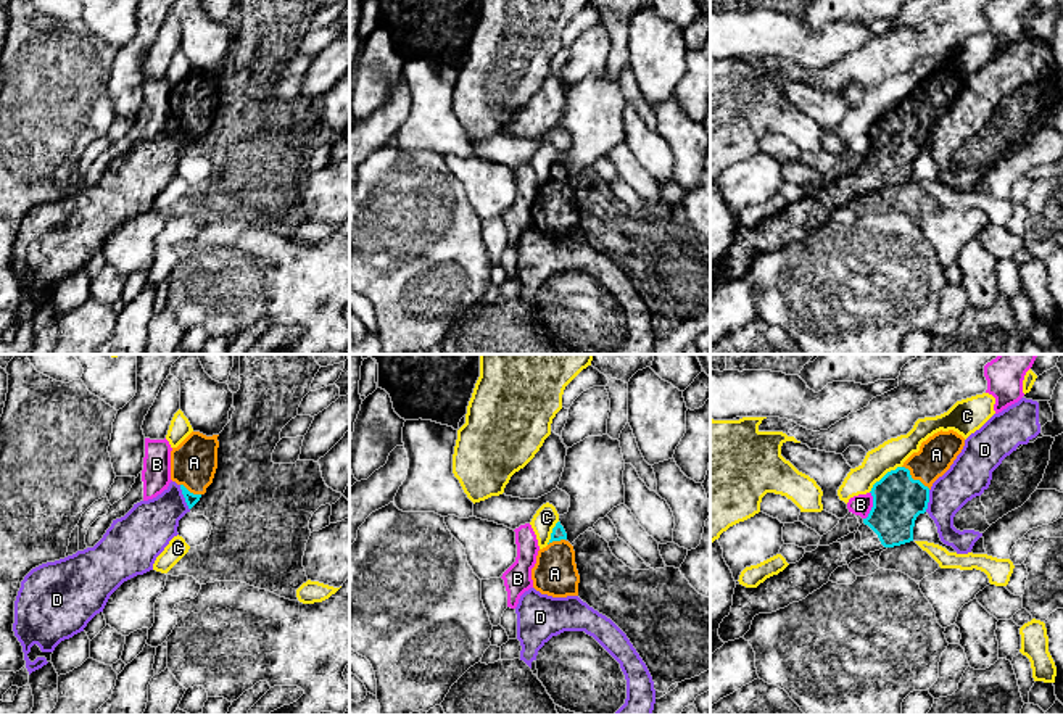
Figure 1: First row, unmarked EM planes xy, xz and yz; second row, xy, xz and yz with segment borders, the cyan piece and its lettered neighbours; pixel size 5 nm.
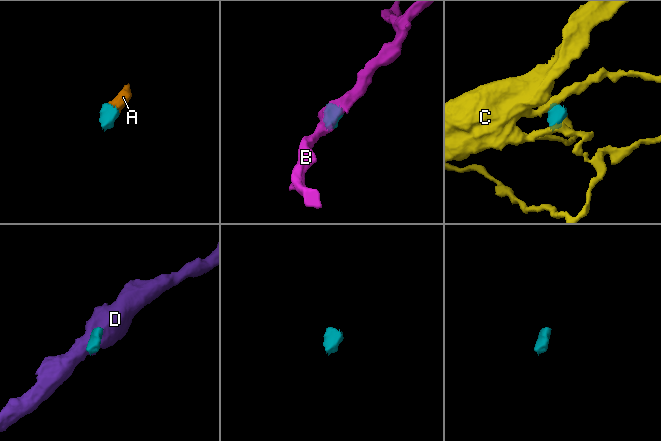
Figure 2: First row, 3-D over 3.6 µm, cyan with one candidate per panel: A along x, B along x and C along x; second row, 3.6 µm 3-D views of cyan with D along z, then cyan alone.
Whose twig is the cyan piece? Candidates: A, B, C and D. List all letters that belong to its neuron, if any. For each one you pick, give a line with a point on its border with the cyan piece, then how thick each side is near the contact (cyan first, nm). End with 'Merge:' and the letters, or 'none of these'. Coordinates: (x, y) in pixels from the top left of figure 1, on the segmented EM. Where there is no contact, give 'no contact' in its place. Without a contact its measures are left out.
A: contact yz (915, 480); calibres 260 and 180 nm
Merge: A

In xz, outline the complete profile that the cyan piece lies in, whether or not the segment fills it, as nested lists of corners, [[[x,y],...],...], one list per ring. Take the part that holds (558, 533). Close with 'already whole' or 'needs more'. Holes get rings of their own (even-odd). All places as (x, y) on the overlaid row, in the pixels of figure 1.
[[[560,522],[551,533],[549,544],[538,551],[532,568],[533,588],[552,597],[578,596],[580,575],[575,564],[573,546]]] | needs more

